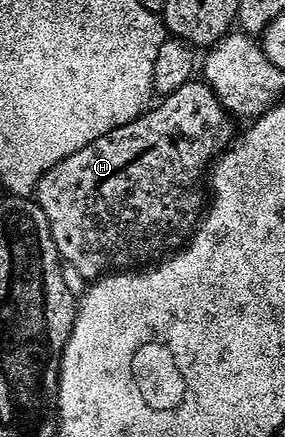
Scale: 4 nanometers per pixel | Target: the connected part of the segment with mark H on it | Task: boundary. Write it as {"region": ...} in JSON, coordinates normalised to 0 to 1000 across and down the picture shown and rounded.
{"region":[[[709,185],[653,190],[635,195],[635,204],[607,204],[607,213],[568,220],[554,233],[460,281],[425,286],[411,295],[340,314],[340,323],[312,323],[312,332],[298,332],[298,341],[270,341],[270,350],[228,359],[200,378],[186,378],[186,387],[172,387],[151,398],[144,414],[123,426],[116,453],[179,515],[182,547],[196,556],[218,600],[256,606],[256,616],[270,616],[270,625],[284,625],[291,636],[309,643],[414,622],[442,604],[432,602],[442,593],[558,597],[625,574],[667,547],[674,529],[684,526],[719,481],[719,403],[730,398],[733,375],[758,357],[793,346],[828,316],[832,297],[825,300],[821,286],[811,284],[821,281],[814,265],[800,263],[796,252],[772,240],[768,224],[754,220],[730,190]]]}

